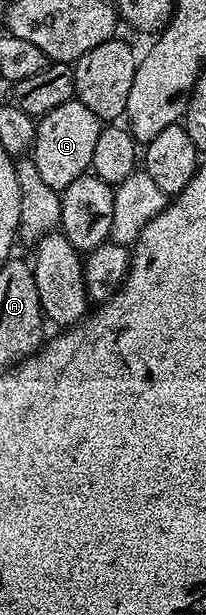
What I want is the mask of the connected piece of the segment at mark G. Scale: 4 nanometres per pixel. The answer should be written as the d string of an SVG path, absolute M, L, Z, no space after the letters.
M75 98L62 102L62 106L54 106L46 115L39 117L36 125L36 141L30 149L30 159L38 166L40 177L56 192L63 192L74 178L85 175L92 167L94 146L98 142L98 134L102 127L101 120L96 117L81 100Z

